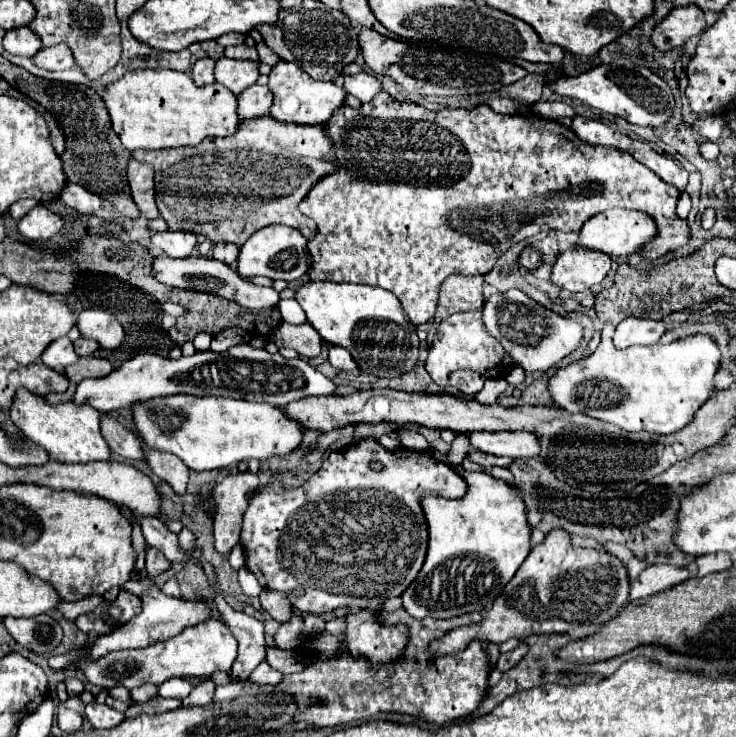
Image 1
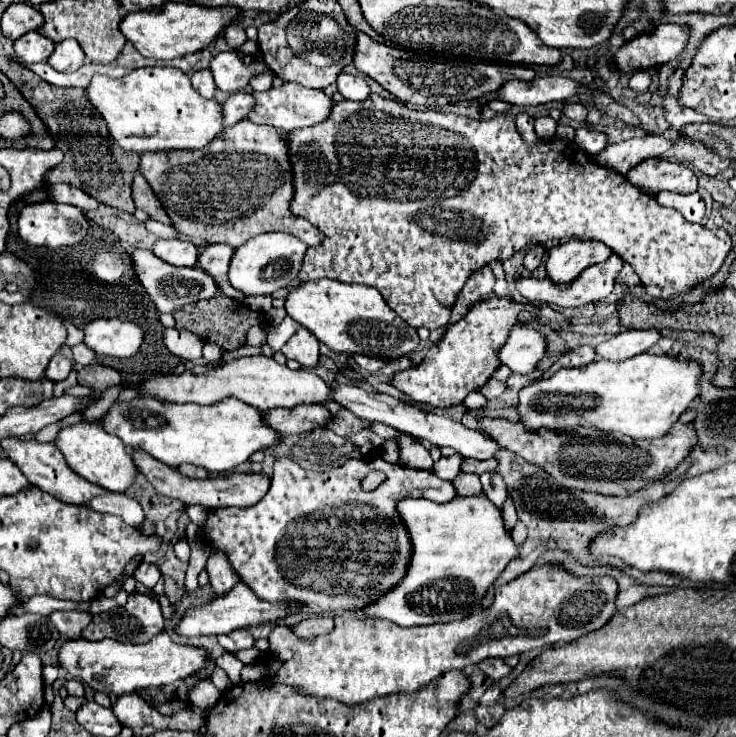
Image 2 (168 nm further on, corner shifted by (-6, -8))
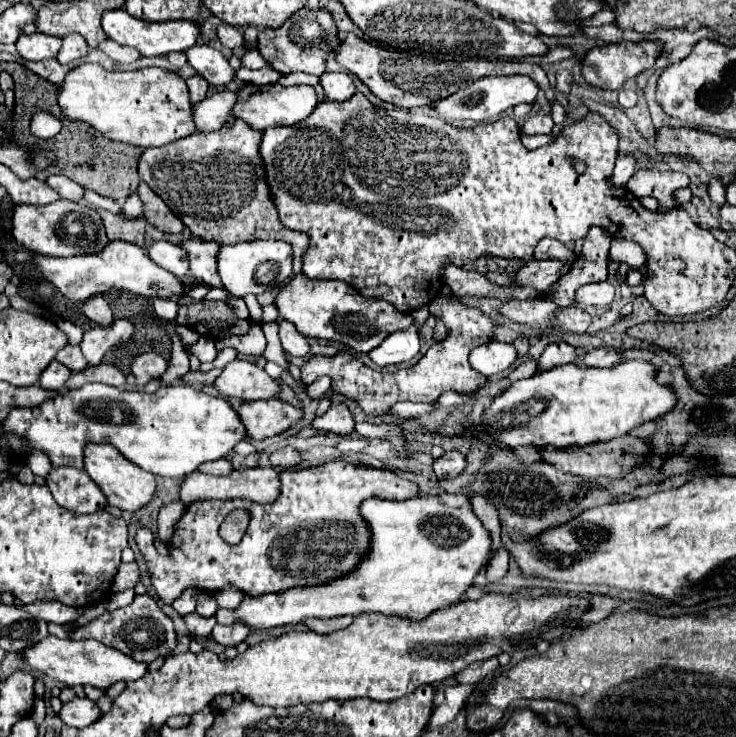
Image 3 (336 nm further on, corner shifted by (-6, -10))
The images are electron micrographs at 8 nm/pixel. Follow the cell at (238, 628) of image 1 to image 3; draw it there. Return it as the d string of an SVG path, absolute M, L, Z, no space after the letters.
M217 624L211 632L211 638L221 646L237 646L247 638L249 632L251 630L247 630L247 626L219 626Z

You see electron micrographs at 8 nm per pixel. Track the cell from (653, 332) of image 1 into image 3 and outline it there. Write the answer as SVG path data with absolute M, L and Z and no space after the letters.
M595 348L589 350L585 354L583 364L585 366L597 366L597 368L605 368L605 366L615 366L615 362L619 360L621 352L619 350L609 350L609 348Z

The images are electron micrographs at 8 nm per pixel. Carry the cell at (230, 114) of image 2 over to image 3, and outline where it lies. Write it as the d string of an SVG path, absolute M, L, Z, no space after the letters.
M215 92L201 102L197 102L191 112L193 112L193 122L197 126L197 132L215 132L219 130L229 118L231 118L231 108L235 104L235 92Z

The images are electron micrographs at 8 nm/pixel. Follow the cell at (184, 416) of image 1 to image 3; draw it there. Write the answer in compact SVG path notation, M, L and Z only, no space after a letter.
M99 382L67 390L33 408L13 406L3 422L3 428L7 434L17 434L19 438L27 440L25 454L31 452L47 454L53 468L71 466L83 470L83 448L93 442L93 444L111 444L139 468L155 476L169 476L169 478L187 476L195 472L199 464L227 456L233 450L233 446L245 438L245 430L239 416L221 396L211 396L191 386L169 386L169 388L159 388L153 394L147 394L147 392L119 390Z

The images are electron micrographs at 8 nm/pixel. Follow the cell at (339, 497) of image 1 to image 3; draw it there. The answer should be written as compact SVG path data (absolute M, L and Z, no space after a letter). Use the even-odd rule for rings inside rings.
M331 460L299 470L289 468L279 476L281 492L271 504L247 502L245 498L189 504L173 528L167 556L155 550L149 528L143 526L137 530L135 542L147 562L151 586L161 602L173 604L187 588L215 594L225 586L235 586L243 594L259 598L295 586L329 582L351 572L369 548L369 528L359 516L363 500L403 500L419 494L415 482L401 478L393 470L349 464L345 460ZM233 508L247 508L251 512L249 528L235 546L219 536L219 526Z

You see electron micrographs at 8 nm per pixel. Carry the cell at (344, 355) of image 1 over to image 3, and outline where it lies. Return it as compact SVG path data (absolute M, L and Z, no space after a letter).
M419 306L419 310L411 310L413 322L409 328L391 332L381 346L369 352L369 358L377 366L389 366L389 364L403 364L409 362L419 352L419 332L425 326L425 320L429 318L429 306Z

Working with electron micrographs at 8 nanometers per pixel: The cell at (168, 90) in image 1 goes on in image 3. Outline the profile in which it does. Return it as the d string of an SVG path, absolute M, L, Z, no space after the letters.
M83 62L65 74L57 92L57 104L63 118L89 124L111 140L141 148L163 146L195 132L185 80L163 68L117 72Z

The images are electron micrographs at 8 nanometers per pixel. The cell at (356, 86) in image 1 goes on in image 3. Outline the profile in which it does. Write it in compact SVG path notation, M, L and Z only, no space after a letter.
M325 72L319 78L319 84L323 88L323 100L327 102L345 102L355 94L353 80L345 72Z

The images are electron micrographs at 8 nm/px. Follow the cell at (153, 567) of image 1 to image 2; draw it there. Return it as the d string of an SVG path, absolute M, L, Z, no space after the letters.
M141 562L135 570L135 578L147 588L147 590L153 590L153 586L157 584L157 580L161 578L161 570L157 564L147 564L147 562Z

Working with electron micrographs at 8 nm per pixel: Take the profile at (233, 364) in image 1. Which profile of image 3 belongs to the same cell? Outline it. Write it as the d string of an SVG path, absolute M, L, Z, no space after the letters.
M233 360L215 380L215 390L239 400L267 400L277 396L279 384L253 362Z

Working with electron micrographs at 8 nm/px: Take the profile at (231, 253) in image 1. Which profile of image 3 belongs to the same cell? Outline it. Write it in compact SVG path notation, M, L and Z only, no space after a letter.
M201 238L183 240L181 246L183 246L183 250L187 250L189 274L193 278L197 278L199 282L213 284L213 288L221 288L219 274L217 274L219 246L215 246L215 242L207 242L207 240L201 240Z

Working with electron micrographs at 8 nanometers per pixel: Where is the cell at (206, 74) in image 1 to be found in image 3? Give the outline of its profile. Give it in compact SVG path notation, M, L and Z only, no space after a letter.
M199 74L187 78L187 86L189 86L189 96L191 96L191 102L193 102L193 104L201 102L201 100L207 96L209 84L207 84L207 80L203 80Z

